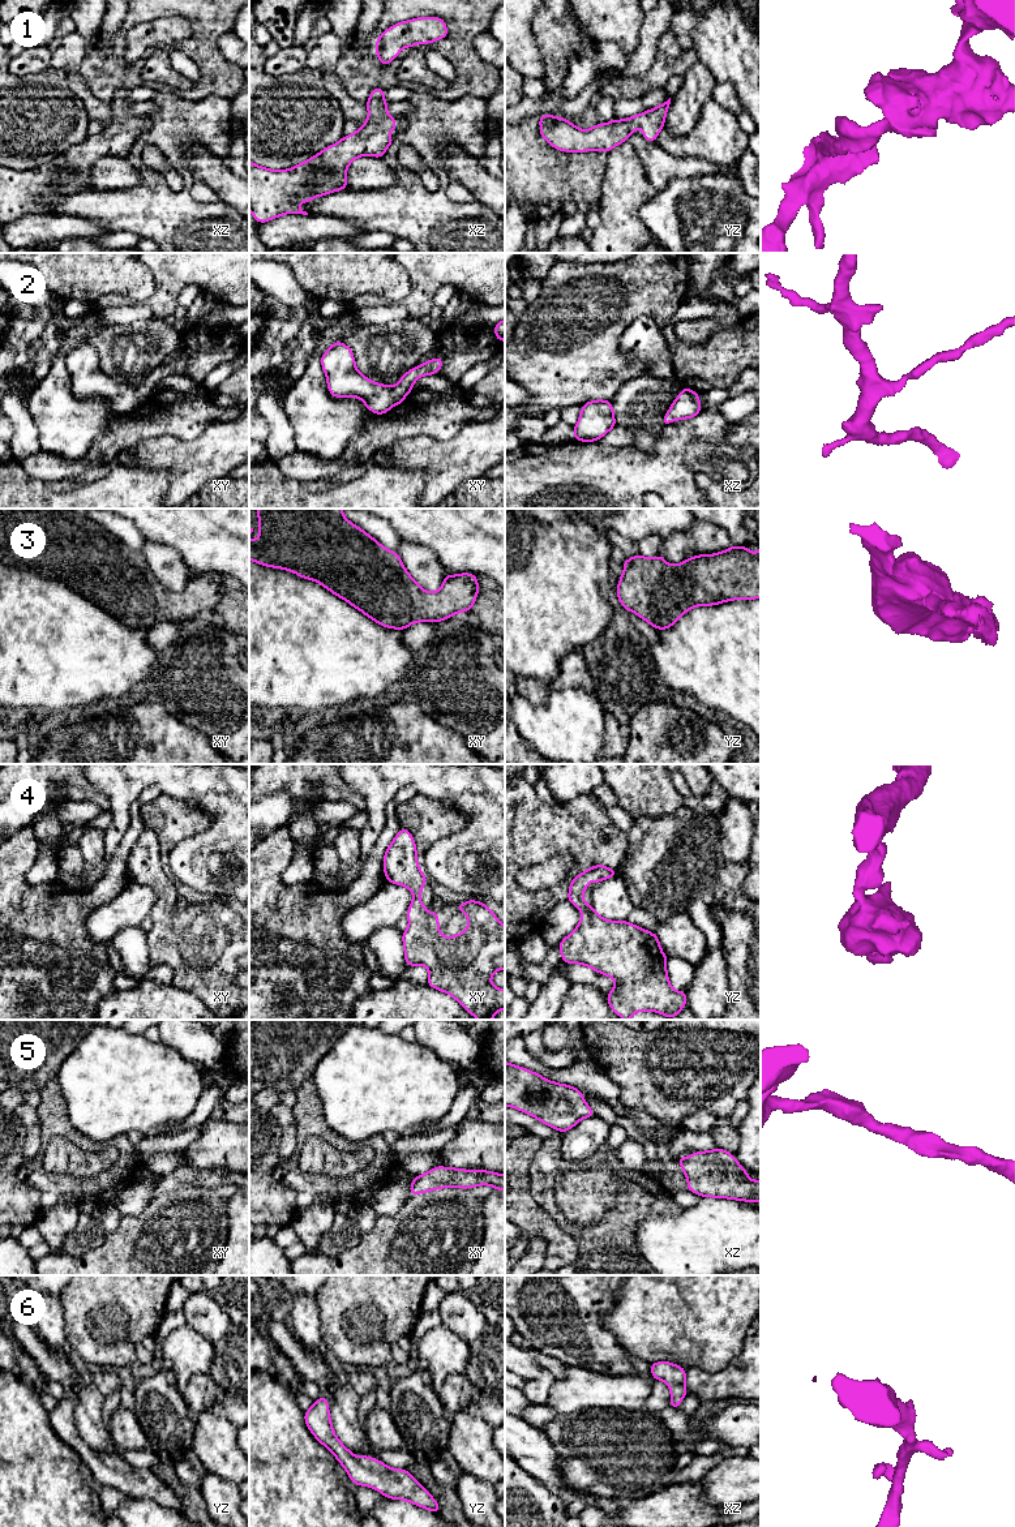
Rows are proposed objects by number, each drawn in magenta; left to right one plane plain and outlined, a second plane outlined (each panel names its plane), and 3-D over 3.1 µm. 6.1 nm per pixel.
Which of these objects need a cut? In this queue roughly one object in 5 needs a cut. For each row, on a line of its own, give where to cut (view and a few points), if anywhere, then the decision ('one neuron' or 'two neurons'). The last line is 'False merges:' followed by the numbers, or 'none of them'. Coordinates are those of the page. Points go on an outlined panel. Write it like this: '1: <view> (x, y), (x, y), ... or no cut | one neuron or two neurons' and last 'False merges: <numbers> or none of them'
1: no cut | one neuron
2: no cut | one neuron
3: no cut | one neuron
4: no cut | one neuron
5: no cut | one neuron
6: no cut | one neuron
False merges: none of them

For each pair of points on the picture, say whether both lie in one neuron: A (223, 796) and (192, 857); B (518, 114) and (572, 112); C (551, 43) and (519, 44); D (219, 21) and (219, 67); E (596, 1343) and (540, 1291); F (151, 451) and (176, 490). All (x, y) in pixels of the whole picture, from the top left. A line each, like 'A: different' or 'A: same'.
A: same
B: same
C: different
D: same
E: same
F: same

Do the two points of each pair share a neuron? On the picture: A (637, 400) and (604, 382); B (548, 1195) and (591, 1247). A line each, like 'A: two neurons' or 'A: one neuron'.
A: two neurons
B: one neuron

